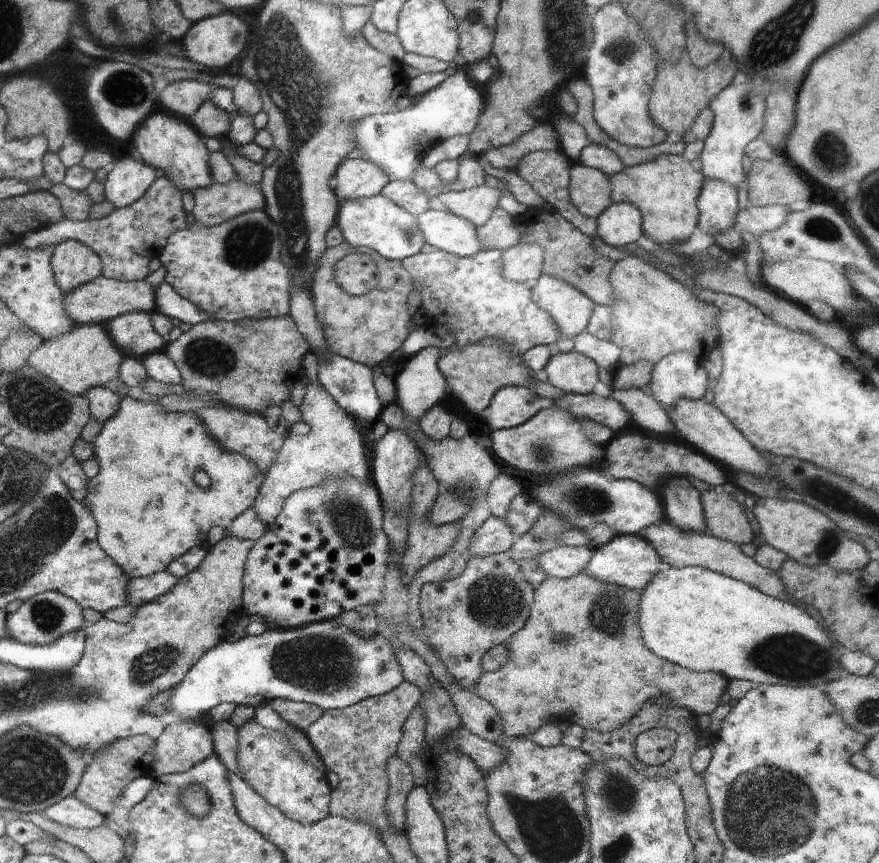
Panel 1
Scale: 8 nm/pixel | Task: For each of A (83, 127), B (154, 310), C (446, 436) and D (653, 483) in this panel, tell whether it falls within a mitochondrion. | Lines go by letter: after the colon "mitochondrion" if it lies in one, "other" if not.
A: other
B: other
C: other
D: other

